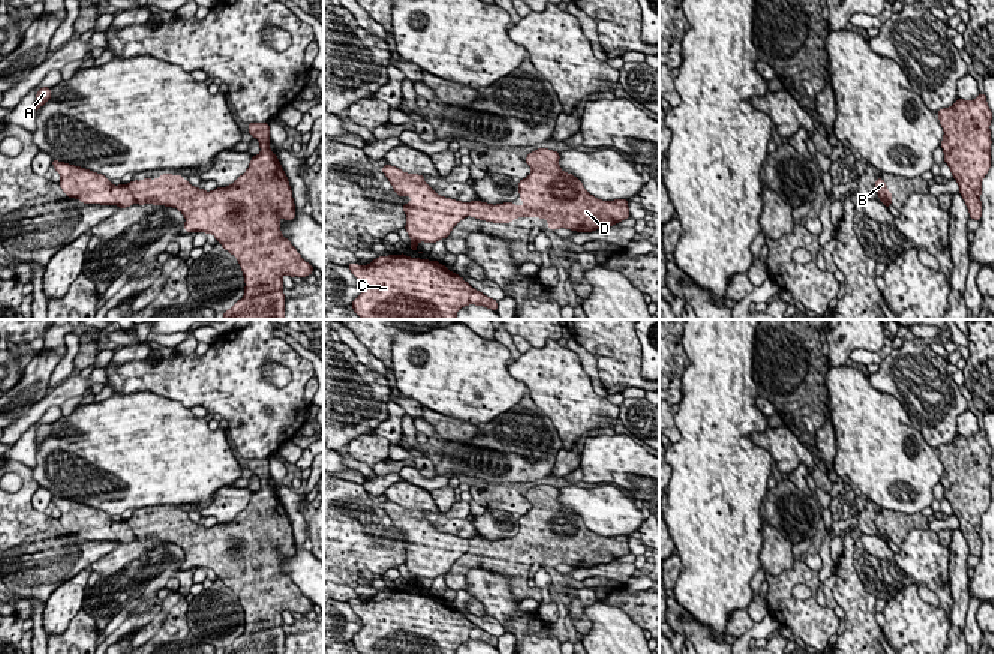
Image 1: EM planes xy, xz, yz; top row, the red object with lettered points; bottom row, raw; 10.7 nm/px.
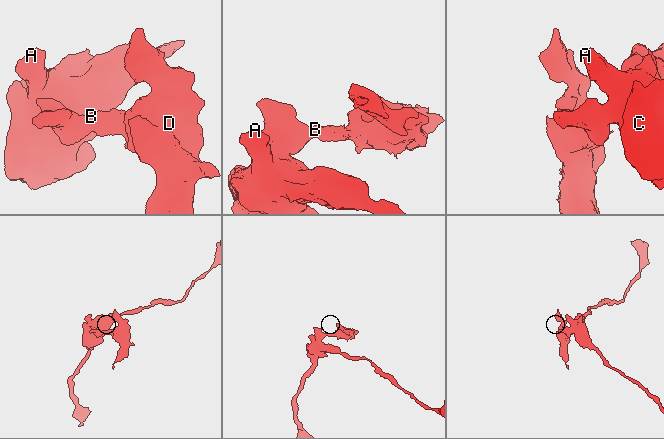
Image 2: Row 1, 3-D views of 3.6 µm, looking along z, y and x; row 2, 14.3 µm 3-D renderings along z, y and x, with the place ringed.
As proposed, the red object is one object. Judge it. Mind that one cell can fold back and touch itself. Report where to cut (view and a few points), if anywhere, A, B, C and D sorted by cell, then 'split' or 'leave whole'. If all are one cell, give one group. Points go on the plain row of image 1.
cut xy (126, 522), (137, 537); groups A C / B D; split

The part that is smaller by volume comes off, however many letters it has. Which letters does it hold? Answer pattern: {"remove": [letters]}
{"remove": ["B", "D"]}

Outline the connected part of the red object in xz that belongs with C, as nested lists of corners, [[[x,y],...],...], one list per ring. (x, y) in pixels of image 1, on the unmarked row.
[[[405,589],[379,592],[369,601],[348,600],[363,621],[363,628],[352,637],[361,655],[457,655],[457,648],[468,640],[498,646],[498,637],[474,625],[447,601],[438,597],[409,594]]]

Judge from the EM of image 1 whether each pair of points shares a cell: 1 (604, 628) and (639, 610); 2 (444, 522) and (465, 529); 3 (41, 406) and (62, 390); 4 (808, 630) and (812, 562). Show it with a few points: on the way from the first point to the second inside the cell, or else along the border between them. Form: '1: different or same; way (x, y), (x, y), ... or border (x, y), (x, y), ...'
1: different; border (595, 601), (619, 606), (643, 630)
2: same; way (448, 526), (460, 528)
3: same; way (45, 403), (57, 394)
4: different; border (803, 561), (817, 571)

